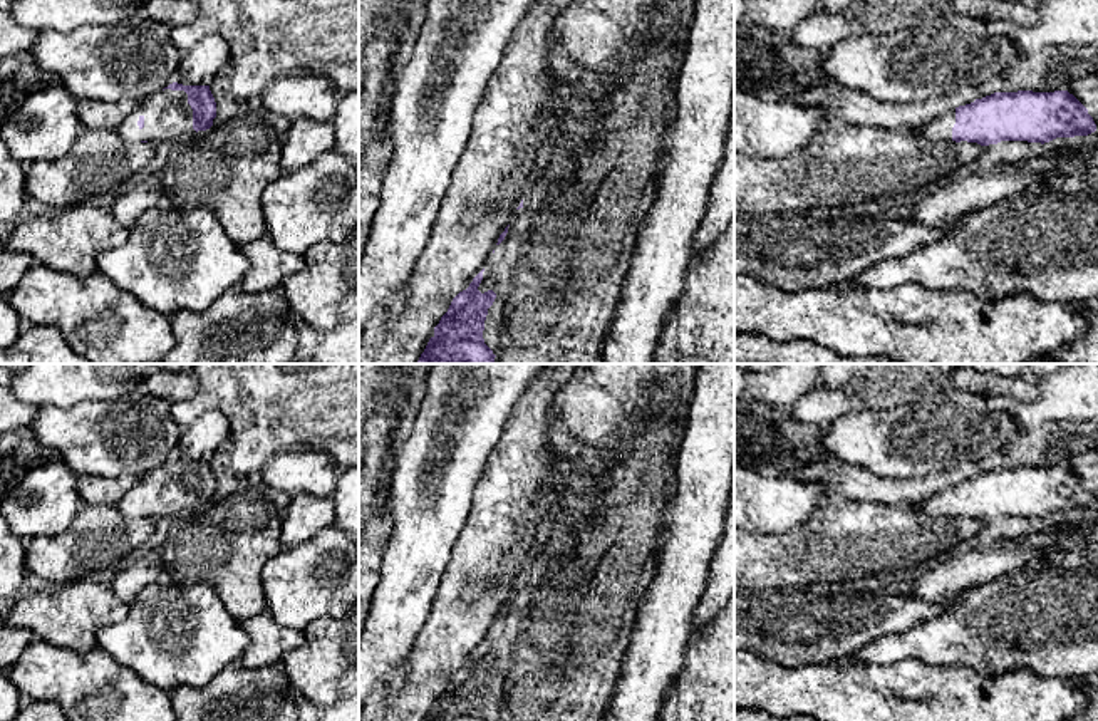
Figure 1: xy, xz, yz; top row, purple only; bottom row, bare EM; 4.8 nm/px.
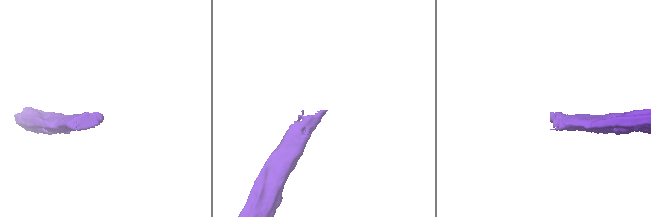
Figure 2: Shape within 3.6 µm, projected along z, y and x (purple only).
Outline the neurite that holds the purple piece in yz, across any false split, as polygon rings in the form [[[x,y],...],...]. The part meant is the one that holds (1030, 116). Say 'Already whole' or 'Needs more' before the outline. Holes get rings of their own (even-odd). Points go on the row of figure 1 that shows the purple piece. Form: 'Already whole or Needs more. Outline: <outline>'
Needs more. Outline: [[[1068,91],[994,92],[959,106],[914,132],[927,139],[967,141],[981,146],[1001,141],[1049,143],[1096,131],[1088,109]]]

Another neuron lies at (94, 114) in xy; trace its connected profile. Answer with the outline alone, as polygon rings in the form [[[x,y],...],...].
[[[119,99],[116,102],[77,101],[77,116],[84,129],[116,131],[136,107],[134,99]]]

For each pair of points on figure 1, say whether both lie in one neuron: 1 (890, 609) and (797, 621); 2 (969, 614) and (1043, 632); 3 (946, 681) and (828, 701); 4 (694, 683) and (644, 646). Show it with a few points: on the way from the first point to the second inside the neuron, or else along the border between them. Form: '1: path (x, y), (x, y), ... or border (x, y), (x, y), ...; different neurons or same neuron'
1: path (867, 616), (850, 621), (820, 621); same neuron
2: path (988, 624), (1025, 624); same neuron
3: path (917, 686), (889, 686), (877, 698), (857, 698); same neuron
4: border (693, 634), (684, 653), (683, 668), (662, 703); different neurons

